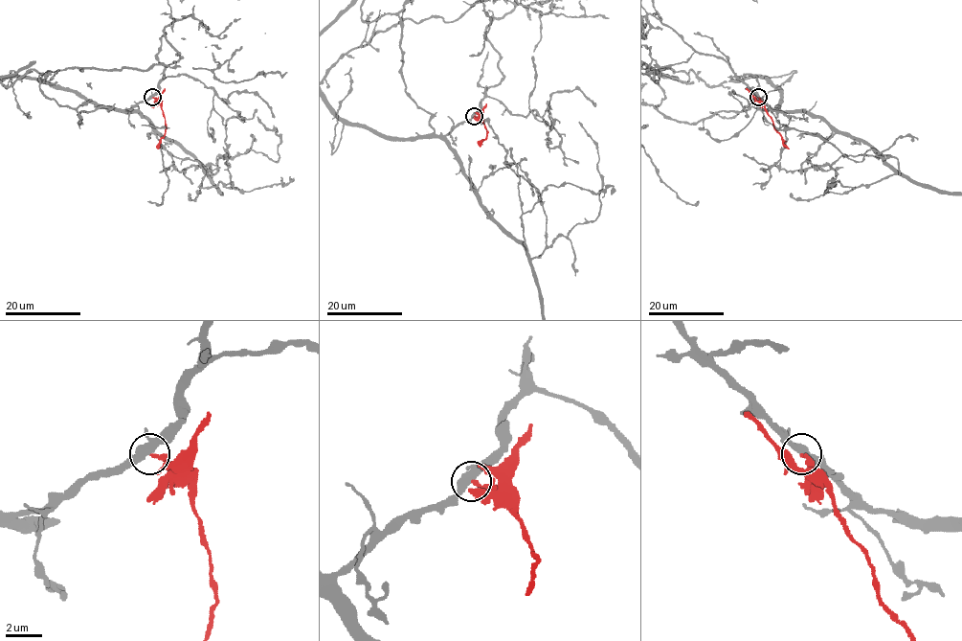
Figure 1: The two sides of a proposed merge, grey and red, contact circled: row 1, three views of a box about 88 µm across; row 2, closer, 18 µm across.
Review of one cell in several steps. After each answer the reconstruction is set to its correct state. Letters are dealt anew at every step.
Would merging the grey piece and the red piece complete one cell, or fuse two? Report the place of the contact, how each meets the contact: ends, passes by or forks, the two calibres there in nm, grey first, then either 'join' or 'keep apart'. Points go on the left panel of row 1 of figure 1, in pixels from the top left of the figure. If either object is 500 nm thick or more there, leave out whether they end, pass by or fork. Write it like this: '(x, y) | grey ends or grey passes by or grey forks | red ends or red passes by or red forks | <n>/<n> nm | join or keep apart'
(152, 97) | grey forks | red ends | 360/170 nm | keep apart

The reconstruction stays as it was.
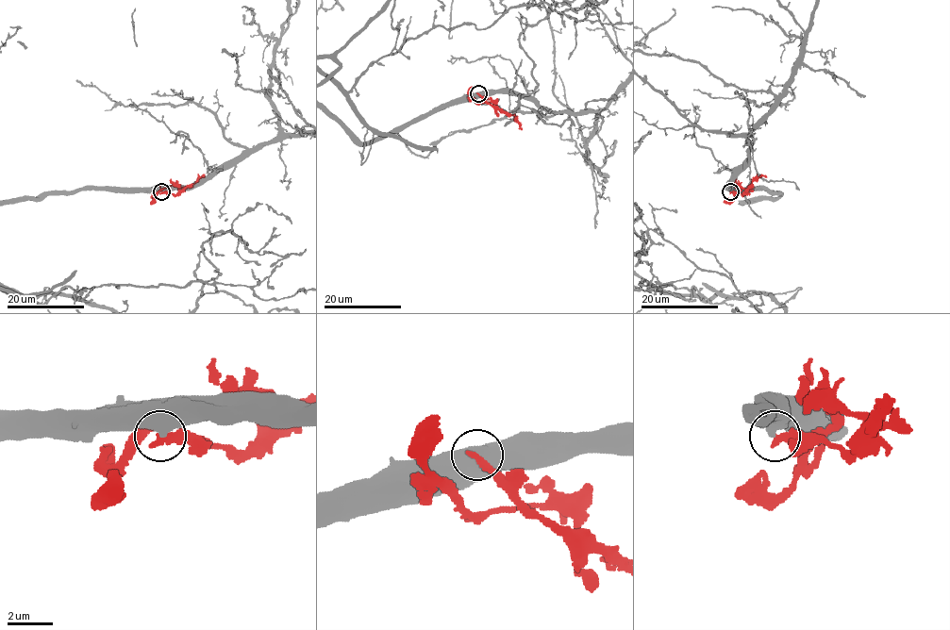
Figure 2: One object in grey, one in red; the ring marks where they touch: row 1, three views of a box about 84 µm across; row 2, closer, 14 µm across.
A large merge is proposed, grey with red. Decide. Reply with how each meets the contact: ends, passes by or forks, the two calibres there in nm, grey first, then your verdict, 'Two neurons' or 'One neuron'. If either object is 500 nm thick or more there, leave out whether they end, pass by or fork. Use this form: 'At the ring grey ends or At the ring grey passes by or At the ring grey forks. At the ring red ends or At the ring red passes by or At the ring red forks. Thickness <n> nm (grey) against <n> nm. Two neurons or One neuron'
Thickness 650 nm (grey) against 280 nm. Two neurons

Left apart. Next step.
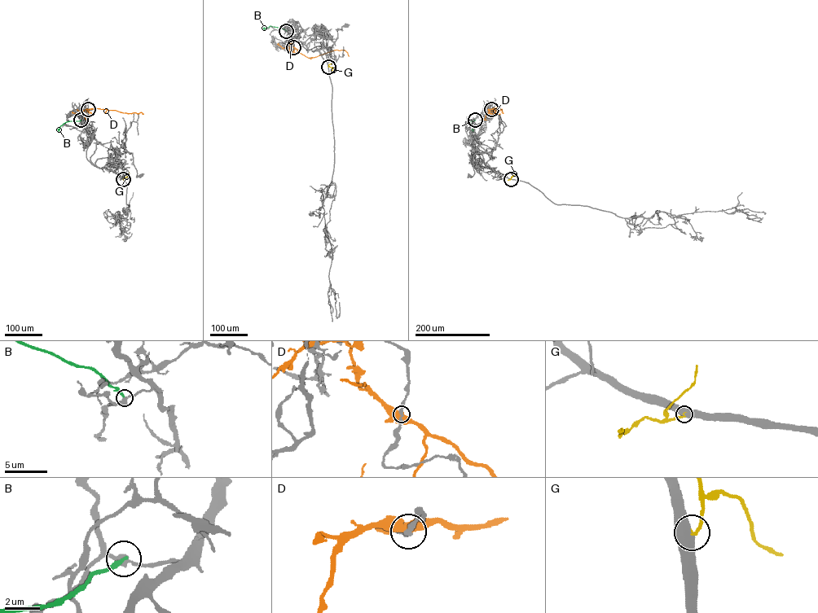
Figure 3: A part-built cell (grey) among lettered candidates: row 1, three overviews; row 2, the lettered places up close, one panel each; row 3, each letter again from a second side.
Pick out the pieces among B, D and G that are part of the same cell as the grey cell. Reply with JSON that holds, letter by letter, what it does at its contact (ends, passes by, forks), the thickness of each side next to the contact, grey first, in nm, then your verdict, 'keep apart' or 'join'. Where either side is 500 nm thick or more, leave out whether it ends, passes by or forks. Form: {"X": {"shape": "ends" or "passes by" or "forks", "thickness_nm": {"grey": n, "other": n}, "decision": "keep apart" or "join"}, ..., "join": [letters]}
{"B": {"shape": "ends", "thickness_nm": {"grey": 320, "other": 240}, "decision": "keep apart"}, "D": {"shape": "forks", "thickness_nm": {"grey": 200, "other": 460}, "decision": "keep apart"}, "G": {"thickness_nm": {"grey": 600, "other": 200}, "decision": "join"}, "join": ["G"]}

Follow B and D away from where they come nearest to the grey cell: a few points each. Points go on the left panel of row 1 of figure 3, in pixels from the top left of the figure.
B: (81, 120), (66, 121), (58, 131)
D: (88, 109), (143, 114)

